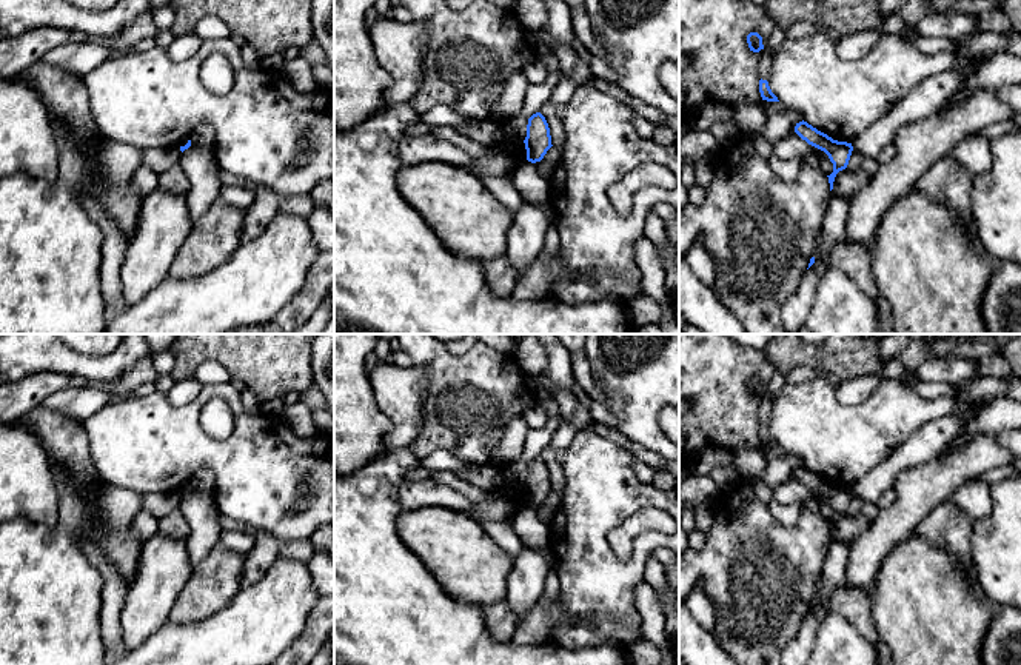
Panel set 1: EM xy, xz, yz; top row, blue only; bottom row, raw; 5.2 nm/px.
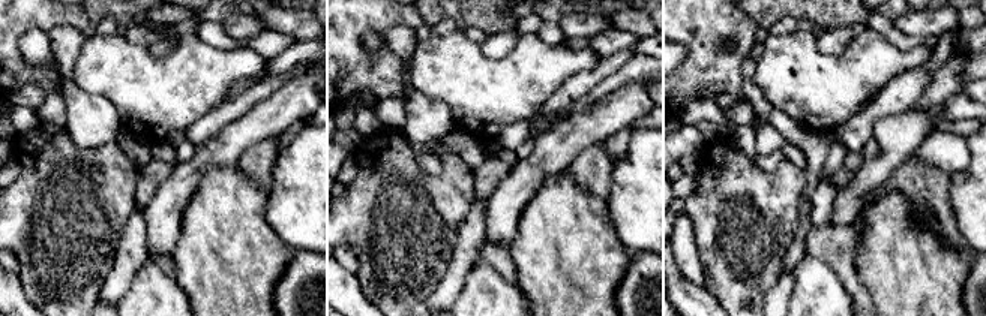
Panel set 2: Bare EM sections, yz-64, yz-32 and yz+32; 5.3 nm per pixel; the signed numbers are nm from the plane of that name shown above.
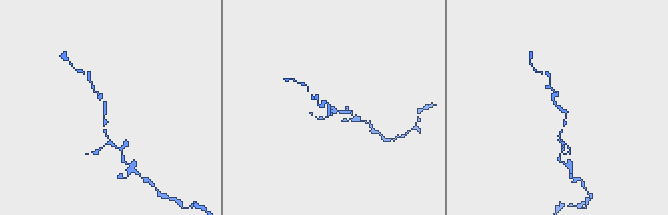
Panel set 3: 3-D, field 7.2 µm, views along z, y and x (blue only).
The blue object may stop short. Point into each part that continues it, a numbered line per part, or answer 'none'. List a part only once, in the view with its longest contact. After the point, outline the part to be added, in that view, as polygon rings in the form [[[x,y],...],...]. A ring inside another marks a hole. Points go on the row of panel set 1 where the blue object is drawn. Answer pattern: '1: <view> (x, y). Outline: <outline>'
none

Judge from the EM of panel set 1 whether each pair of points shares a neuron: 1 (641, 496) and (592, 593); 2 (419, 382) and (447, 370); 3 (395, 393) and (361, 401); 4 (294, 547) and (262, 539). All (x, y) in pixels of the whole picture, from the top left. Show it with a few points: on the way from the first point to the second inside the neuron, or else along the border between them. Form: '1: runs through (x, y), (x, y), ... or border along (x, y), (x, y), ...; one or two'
1: runs through (613, 511), (592, 533), (592, 565); one
2: border along (413, 365), (419, 365), (428, 377), (422, 413); two
3: border along (368, 374), (376, 407), (390, 422), (384, 433); two
4: runs through (287, 547), (270, 547); one

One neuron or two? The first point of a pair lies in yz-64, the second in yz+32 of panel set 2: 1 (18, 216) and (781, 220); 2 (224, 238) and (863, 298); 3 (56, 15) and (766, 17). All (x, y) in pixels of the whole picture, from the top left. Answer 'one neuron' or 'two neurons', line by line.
1: one neuron
2: two neurons
3: two neurons

